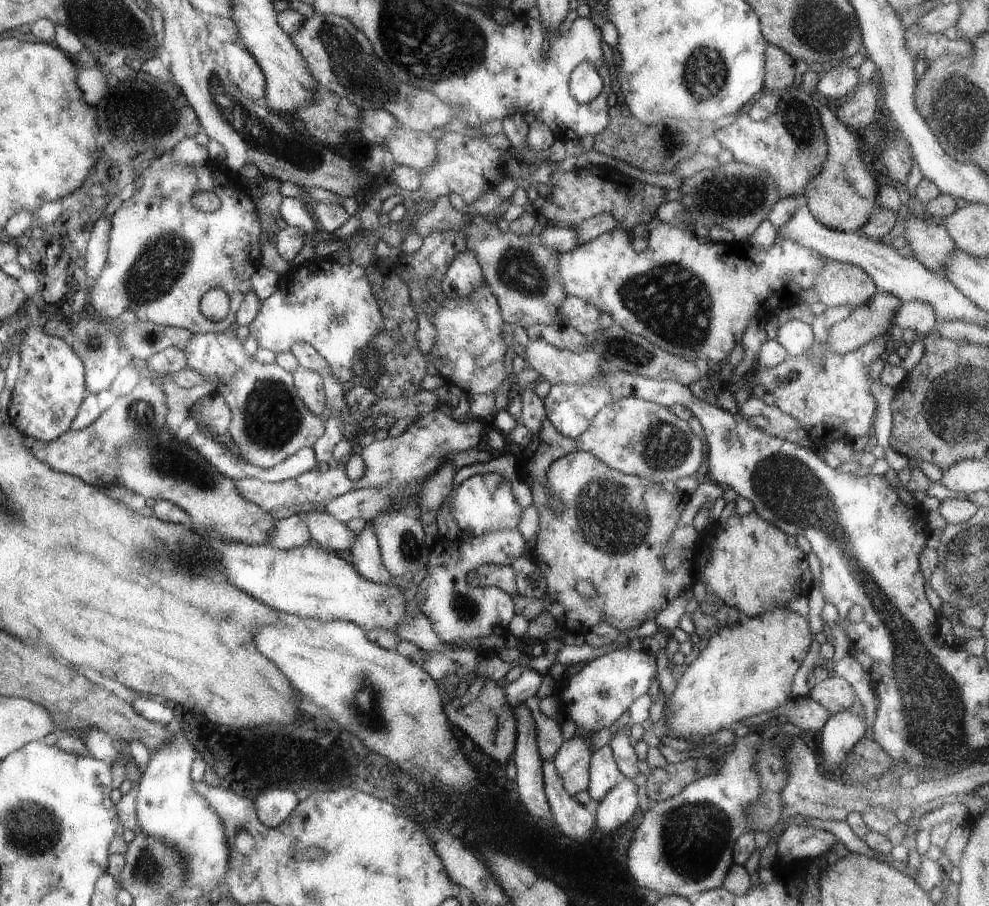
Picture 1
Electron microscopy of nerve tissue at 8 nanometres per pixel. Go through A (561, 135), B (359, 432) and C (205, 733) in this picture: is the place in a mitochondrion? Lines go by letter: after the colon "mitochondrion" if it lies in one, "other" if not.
A: other
B: other
C: other

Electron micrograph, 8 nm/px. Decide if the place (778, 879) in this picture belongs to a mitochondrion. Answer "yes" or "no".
no

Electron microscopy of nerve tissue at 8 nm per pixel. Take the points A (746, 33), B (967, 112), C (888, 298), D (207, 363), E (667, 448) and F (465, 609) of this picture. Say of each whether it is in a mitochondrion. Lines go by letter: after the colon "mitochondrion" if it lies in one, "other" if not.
A: other
B: mitochondrion
C: other
D: other
E: mitochondrion
F: mitochondrion

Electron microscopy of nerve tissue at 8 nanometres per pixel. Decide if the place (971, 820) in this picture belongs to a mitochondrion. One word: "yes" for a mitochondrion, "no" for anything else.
no

